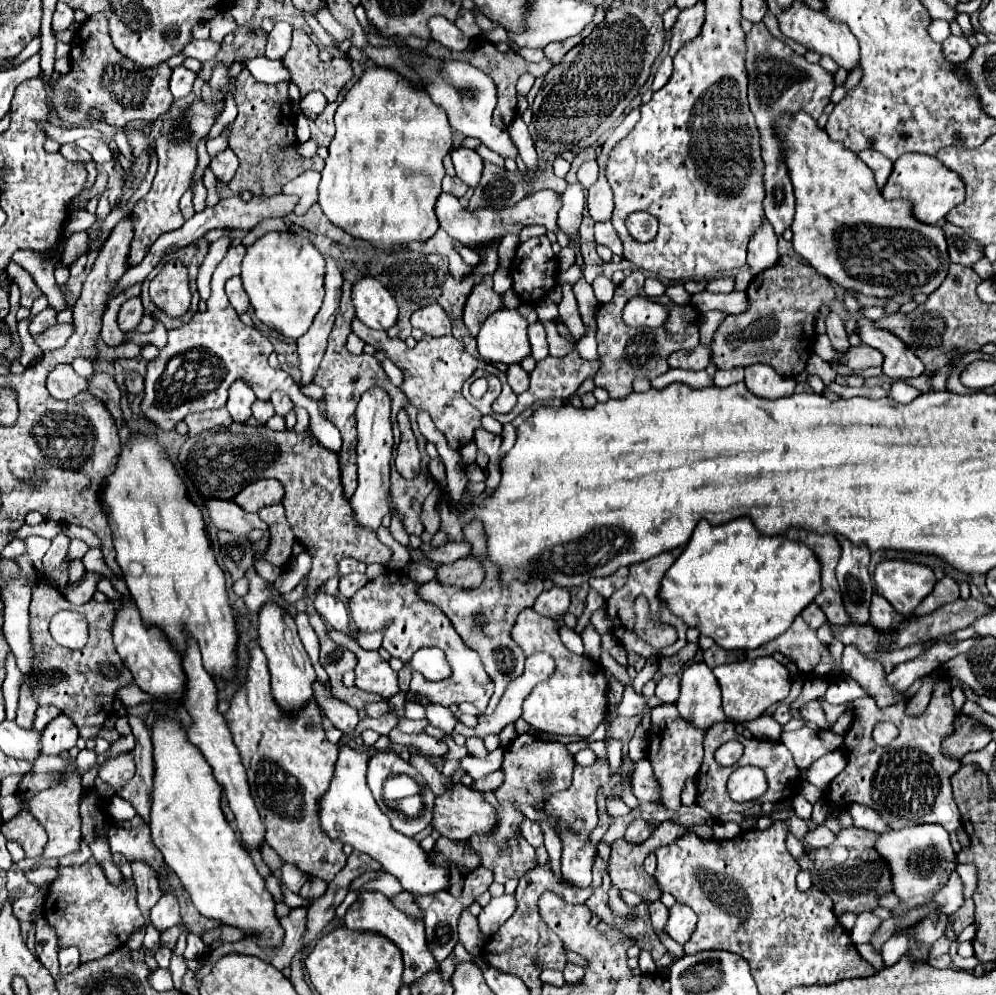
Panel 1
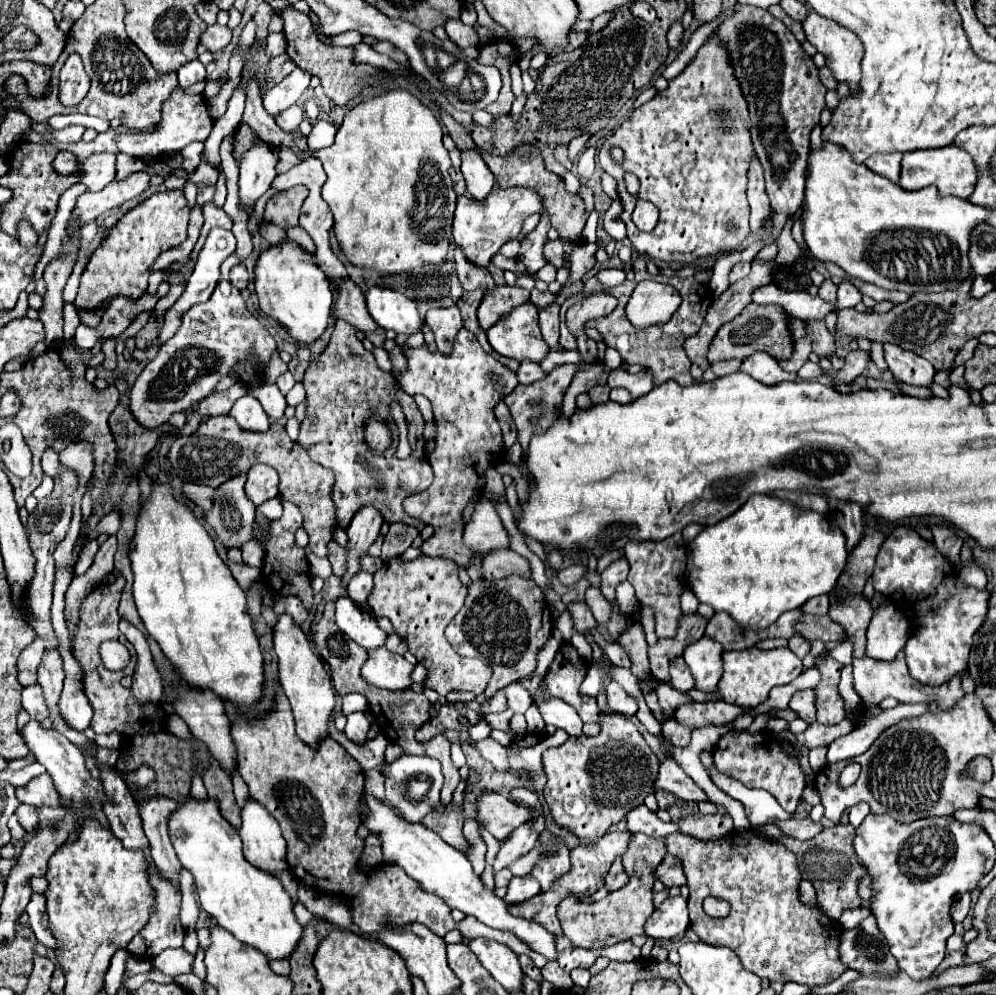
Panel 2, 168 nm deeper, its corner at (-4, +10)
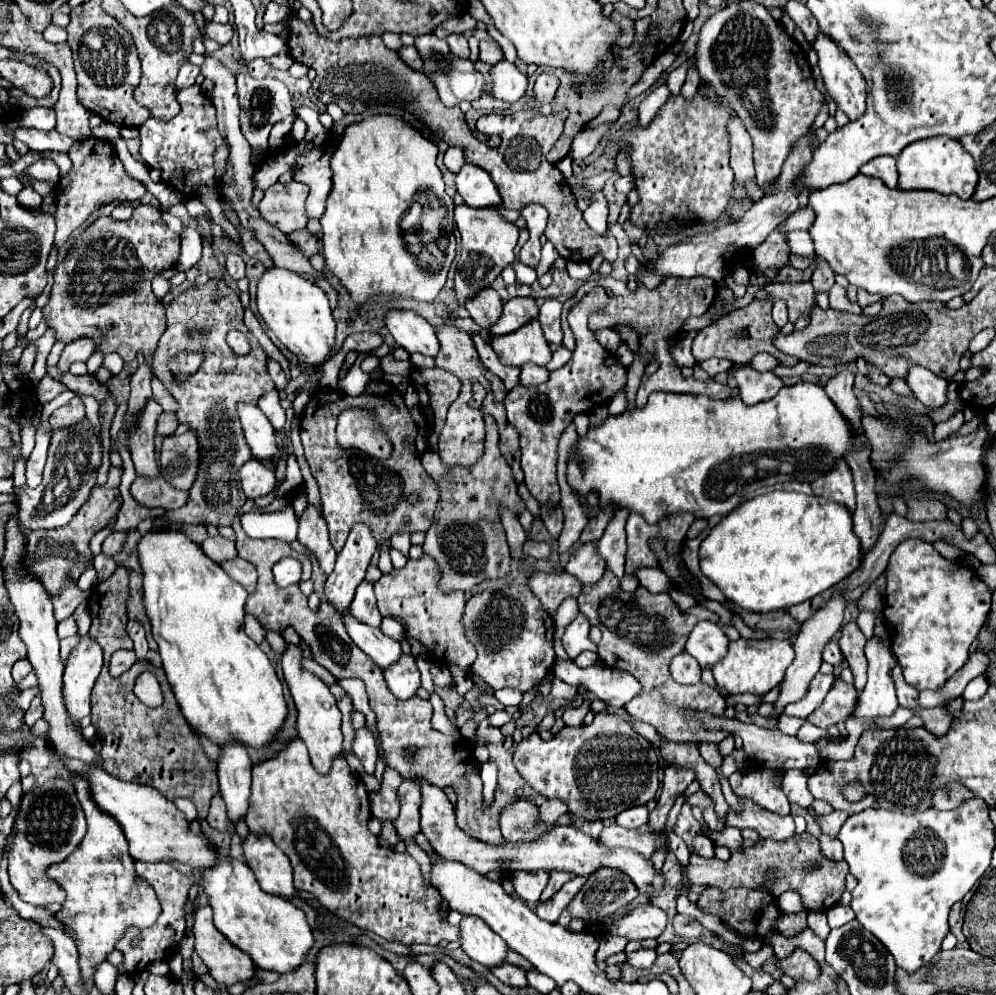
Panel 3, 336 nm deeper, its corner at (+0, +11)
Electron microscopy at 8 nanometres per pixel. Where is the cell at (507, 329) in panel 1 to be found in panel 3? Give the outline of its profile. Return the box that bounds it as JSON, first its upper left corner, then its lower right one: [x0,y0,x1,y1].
[491,320,551,366]

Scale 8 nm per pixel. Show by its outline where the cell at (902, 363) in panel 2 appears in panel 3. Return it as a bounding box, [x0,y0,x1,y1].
[907,366,949,410]

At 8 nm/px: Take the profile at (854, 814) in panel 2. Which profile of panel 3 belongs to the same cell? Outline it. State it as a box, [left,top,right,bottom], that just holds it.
[817,812,849,838]

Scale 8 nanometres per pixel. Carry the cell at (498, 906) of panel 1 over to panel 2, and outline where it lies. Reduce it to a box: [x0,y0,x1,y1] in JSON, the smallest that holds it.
[503,875,541,905]

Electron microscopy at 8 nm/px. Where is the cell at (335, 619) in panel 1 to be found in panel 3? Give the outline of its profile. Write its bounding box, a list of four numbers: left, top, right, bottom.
[343,610,403,668]

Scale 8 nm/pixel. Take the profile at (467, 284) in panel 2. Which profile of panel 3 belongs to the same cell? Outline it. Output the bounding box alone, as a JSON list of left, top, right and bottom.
[465,288,503,332]

